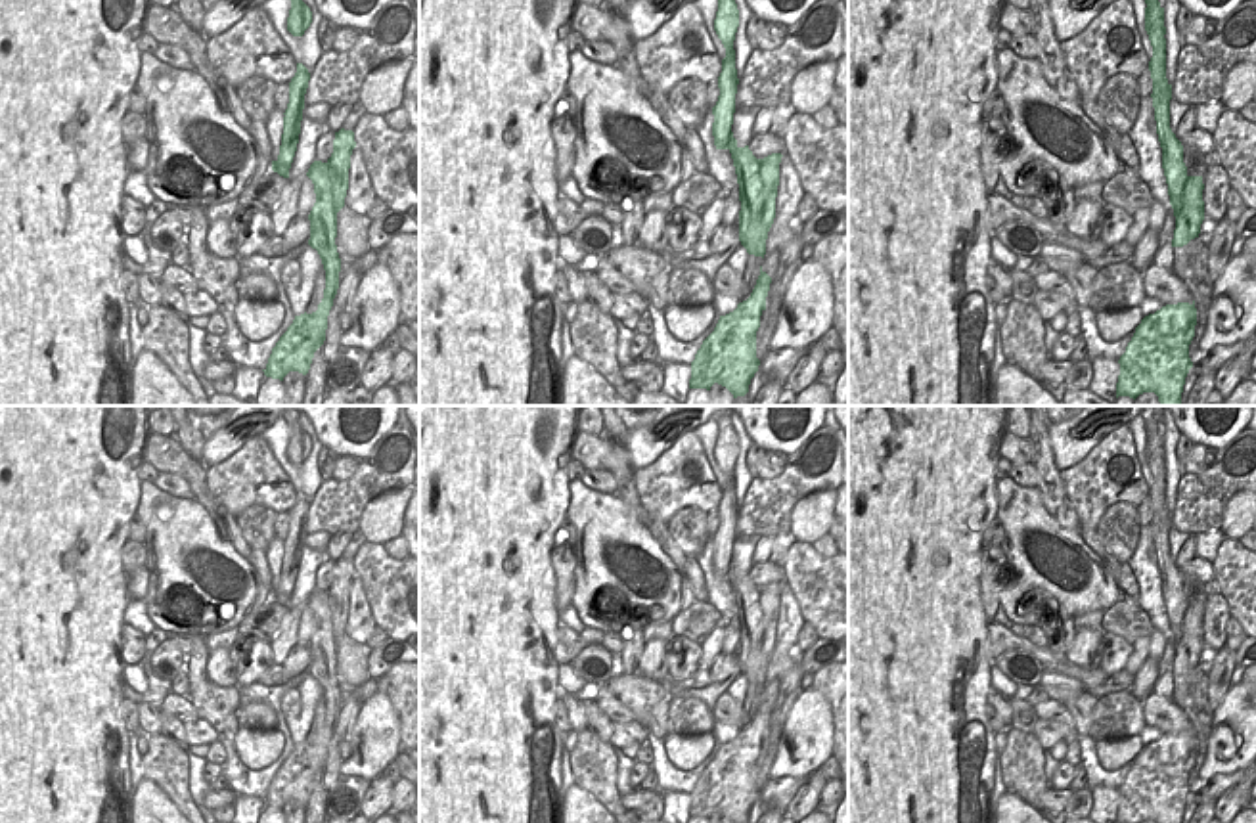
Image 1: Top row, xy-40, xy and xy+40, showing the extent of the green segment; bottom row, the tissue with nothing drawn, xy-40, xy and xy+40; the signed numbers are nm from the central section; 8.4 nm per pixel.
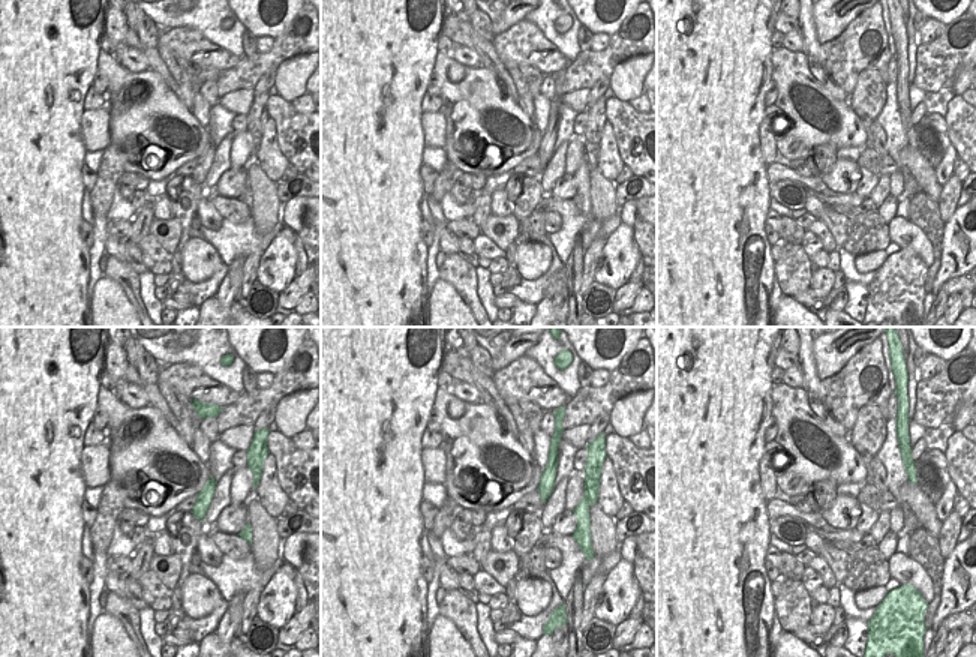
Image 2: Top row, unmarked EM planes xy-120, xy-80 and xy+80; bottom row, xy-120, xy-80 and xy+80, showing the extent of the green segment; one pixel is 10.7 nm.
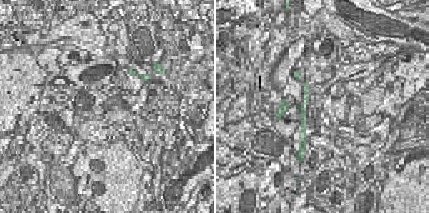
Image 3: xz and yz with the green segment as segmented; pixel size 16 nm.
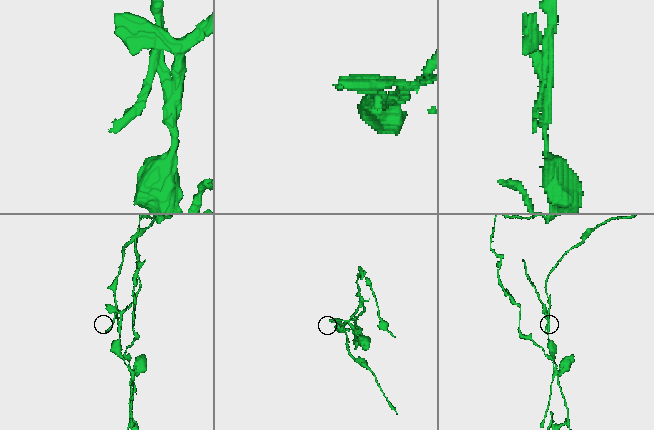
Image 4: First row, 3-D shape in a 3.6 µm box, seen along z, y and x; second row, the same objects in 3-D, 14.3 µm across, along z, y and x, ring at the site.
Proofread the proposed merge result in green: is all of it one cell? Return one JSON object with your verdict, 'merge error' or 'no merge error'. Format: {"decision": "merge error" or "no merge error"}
{"decision": "merge error"}

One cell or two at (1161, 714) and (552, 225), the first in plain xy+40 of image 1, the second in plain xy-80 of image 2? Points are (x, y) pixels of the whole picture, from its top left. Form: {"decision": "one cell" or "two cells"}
{"decision": "one cell"}

